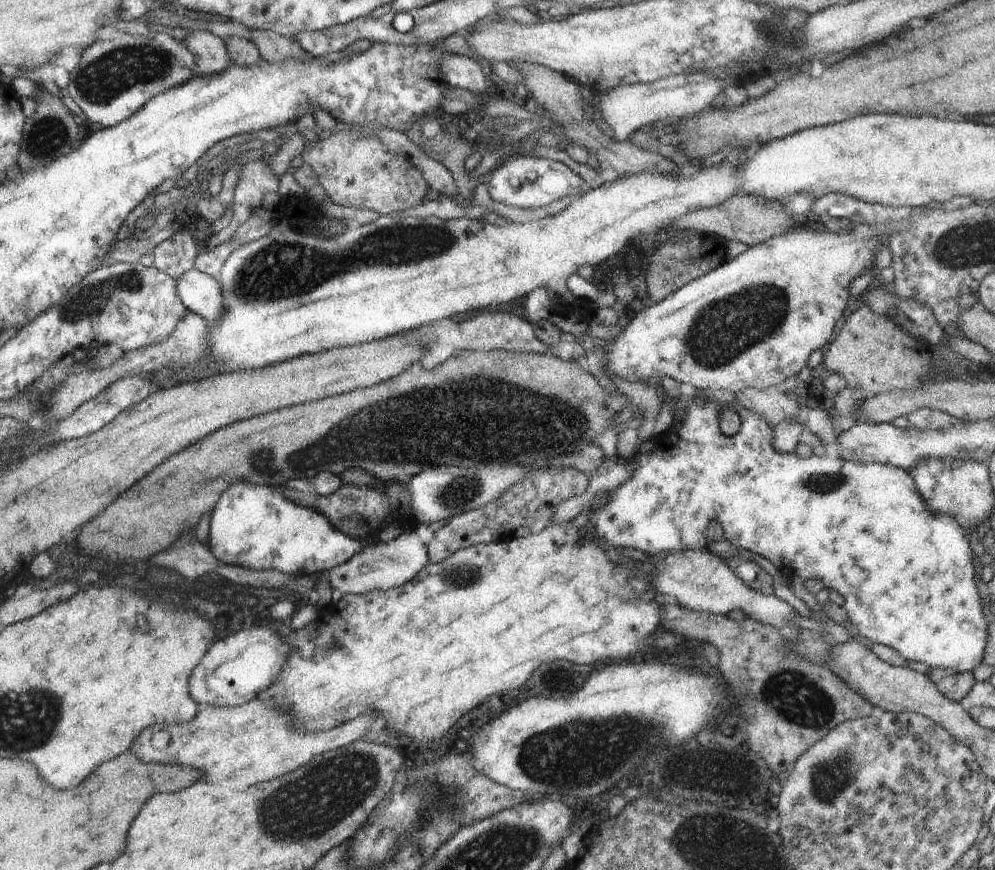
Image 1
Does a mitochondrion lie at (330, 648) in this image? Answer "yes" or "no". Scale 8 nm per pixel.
yes

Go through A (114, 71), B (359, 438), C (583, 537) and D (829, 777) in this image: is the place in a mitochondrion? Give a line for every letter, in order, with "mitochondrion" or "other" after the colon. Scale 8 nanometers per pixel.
A: mitochondrion
B: mitochondrion
C: other
D: mitochondrion

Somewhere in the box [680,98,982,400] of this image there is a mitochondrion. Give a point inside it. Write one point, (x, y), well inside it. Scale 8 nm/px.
(724, 329)

